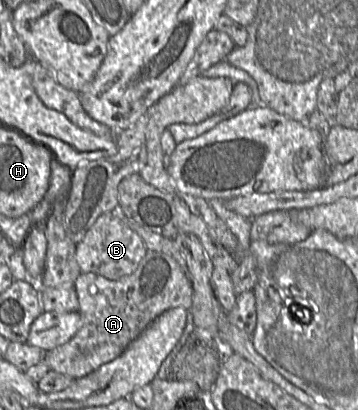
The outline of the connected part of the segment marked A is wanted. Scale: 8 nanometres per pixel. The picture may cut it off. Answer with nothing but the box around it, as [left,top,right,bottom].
[42,250,193,379]

